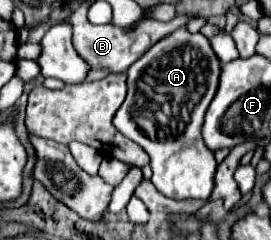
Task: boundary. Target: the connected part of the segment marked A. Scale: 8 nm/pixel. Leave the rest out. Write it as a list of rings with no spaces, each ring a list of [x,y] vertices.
[[[185,25],[173,31],[171,35],[167,35],[163,41],[157,41],[127,71],[129,91],[127,91],[125,103],[119,107],[117,115],[113,117],[113,125],[149,153],[151,169],[153,169],[151,181],[167,197],[207,199],[213,191],[213,175],[215,175],[217,161],[213,153],[209,151],[209,147],[205,147],[205,141],[201,135],[201,123],[209,103],[213,101],[213,95],[217,93],[219,75],[221,75],[221,63],[217,55],[213,53],[209,39],[203,33],[189,33]]]

